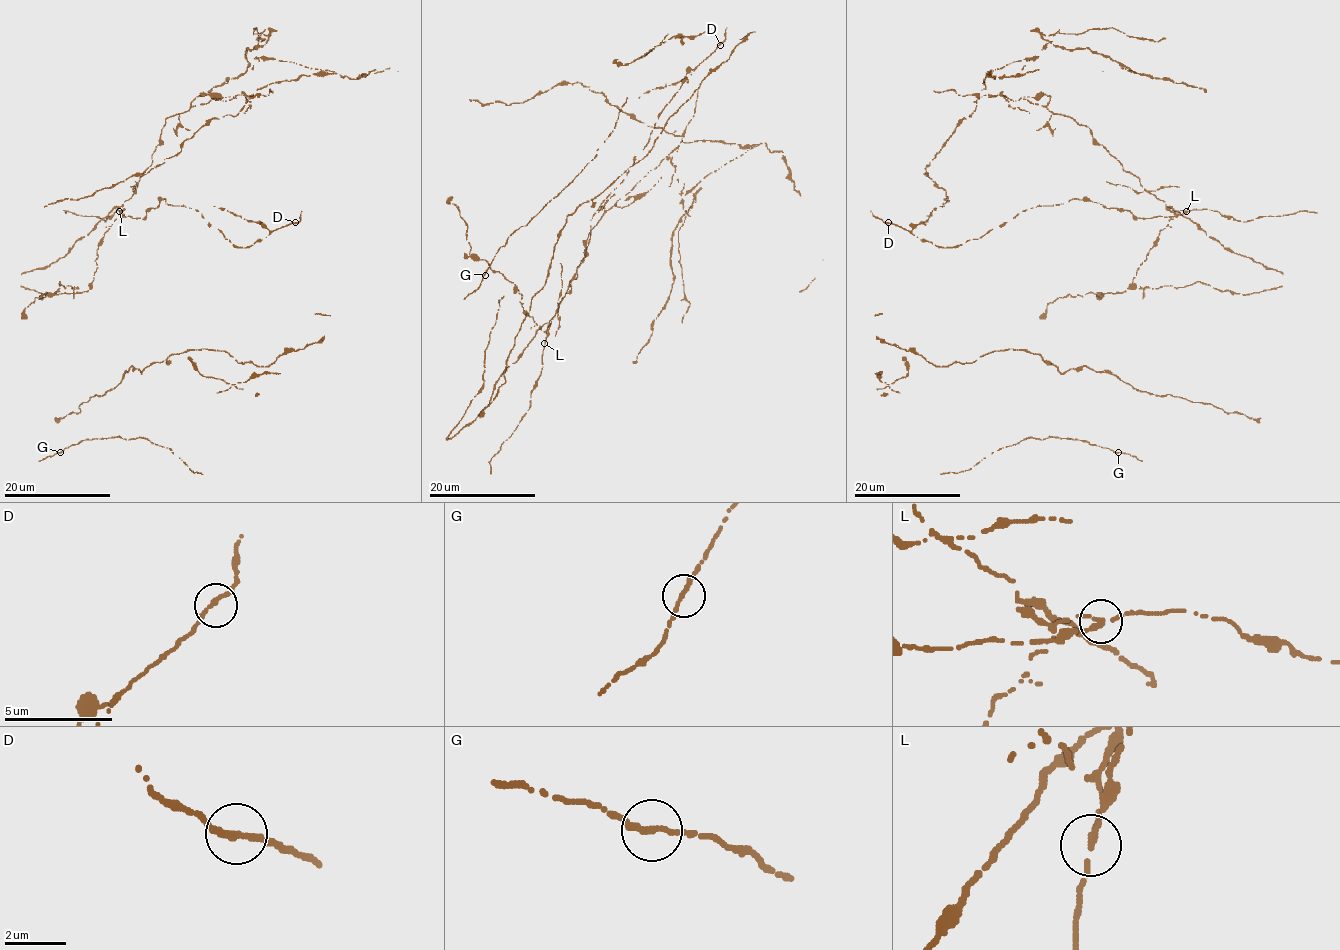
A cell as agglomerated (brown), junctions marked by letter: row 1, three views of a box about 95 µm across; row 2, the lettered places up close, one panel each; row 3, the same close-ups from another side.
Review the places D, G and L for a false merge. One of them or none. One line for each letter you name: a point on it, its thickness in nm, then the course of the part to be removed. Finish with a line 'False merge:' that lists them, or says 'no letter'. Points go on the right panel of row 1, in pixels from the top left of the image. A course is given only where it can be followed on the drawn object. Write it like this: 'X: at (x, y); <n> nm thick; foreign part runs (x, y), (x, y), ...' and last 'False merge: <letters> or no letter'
L: at (1186, 211); 200 nm thick; foreign part runs (1186, 212), (1142, 186), (1088, 126), (979, 95), (995, 69), (1036, 58), (1052, 41), (1044, 34), (1206, 90)
False merge: L

